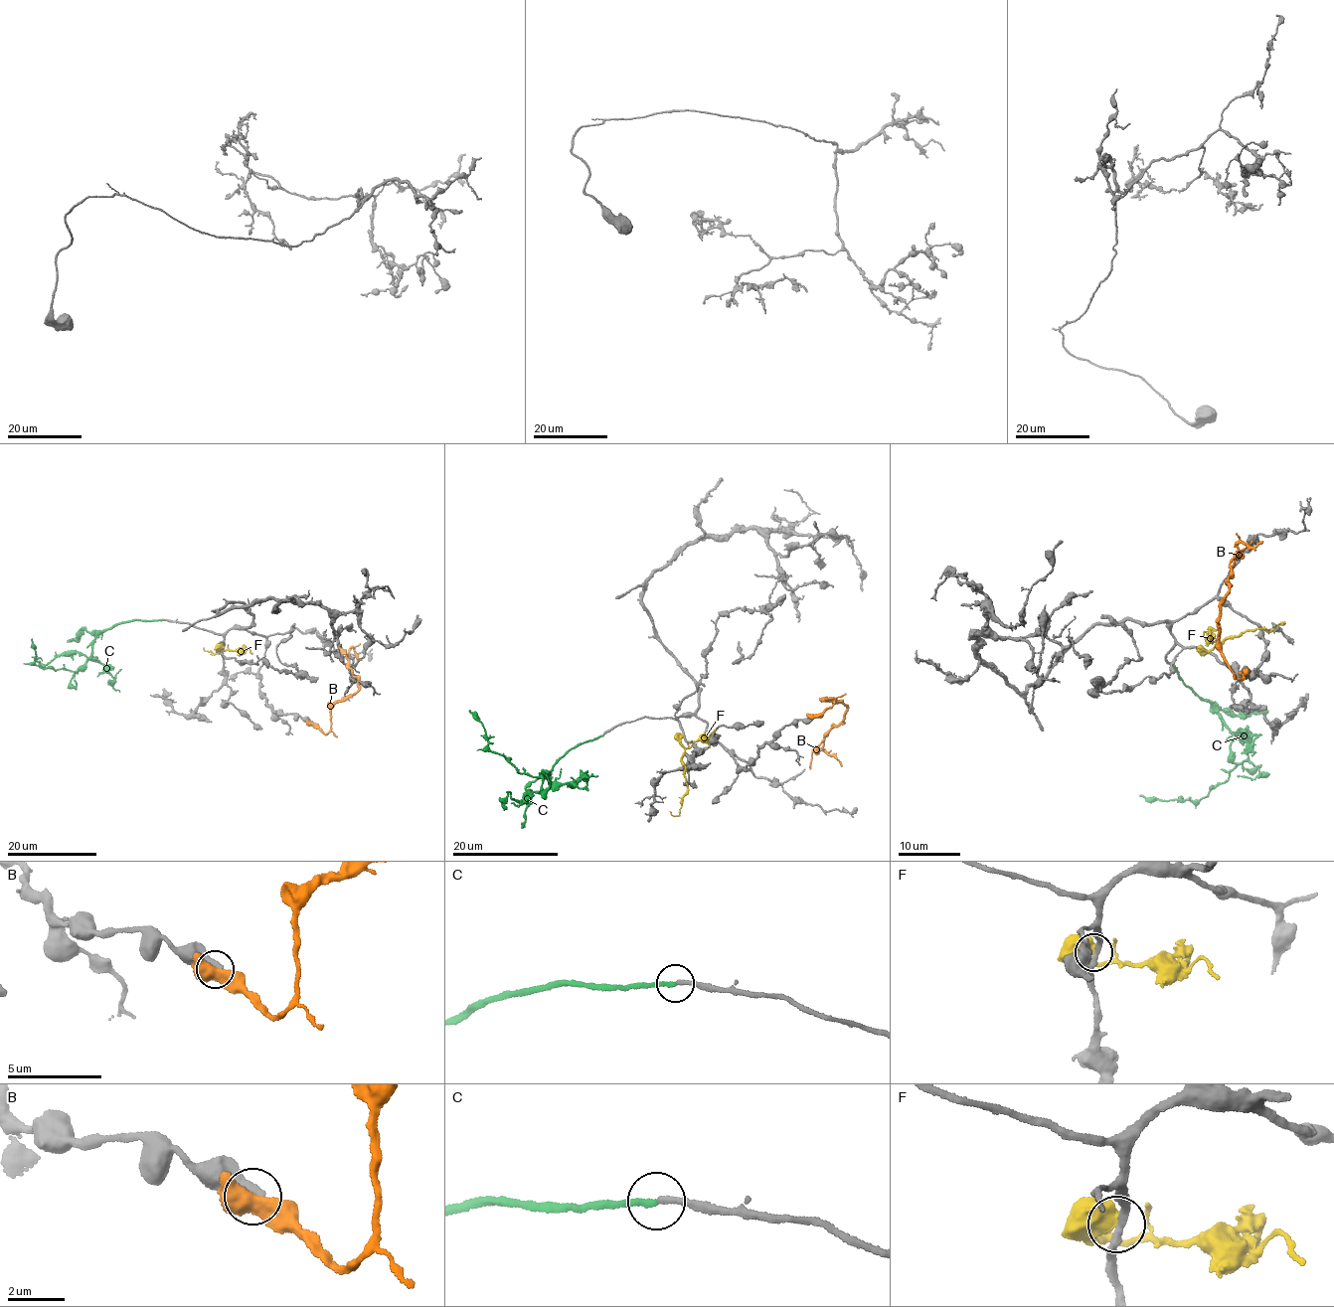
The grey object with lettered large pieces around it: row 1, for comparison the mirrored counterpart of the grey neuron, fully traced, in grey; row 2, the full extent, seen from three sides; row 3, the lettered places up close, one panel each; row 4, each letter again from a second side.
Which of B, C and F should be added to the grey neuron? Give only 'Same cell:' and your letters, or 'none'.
Same cell: C

